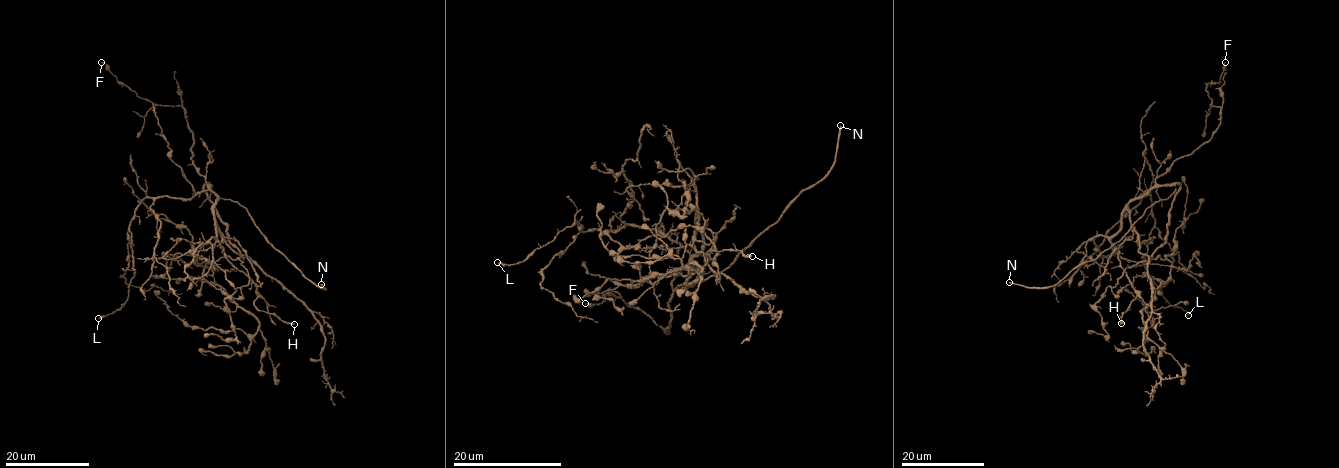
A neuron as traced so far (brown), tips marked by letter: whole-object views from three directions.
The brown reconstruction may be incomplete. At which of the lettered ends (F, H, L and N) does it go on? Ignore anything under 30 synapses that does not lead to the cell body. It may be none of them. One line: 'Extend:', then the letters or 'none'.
Extend: N

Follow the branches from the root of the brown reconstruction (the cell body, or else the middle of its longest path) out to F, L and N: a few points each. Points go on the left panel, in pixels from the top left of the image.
F: (215, 242), (218, 199), (191, 158), (195, 141), (185, 110), (143, 99), (101, 62)
L: (215, 242), (214, 193), (146, 197), (129, 227), (134, 275), (127, 299), (98, 318)
N: (215, 242), (218, 199), (210, 185), (218, 196), (244, 206), (269, 242), (321, 284)

